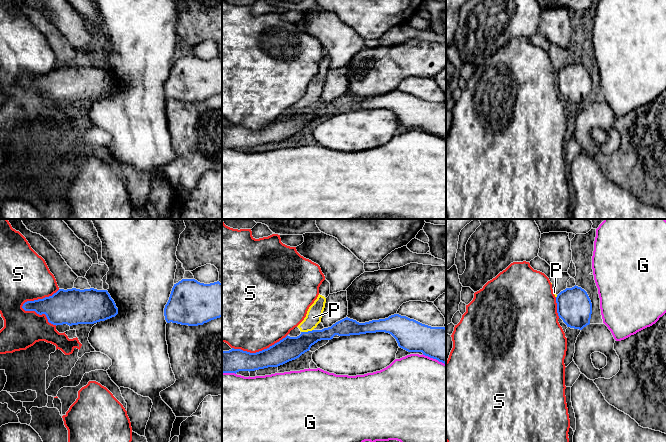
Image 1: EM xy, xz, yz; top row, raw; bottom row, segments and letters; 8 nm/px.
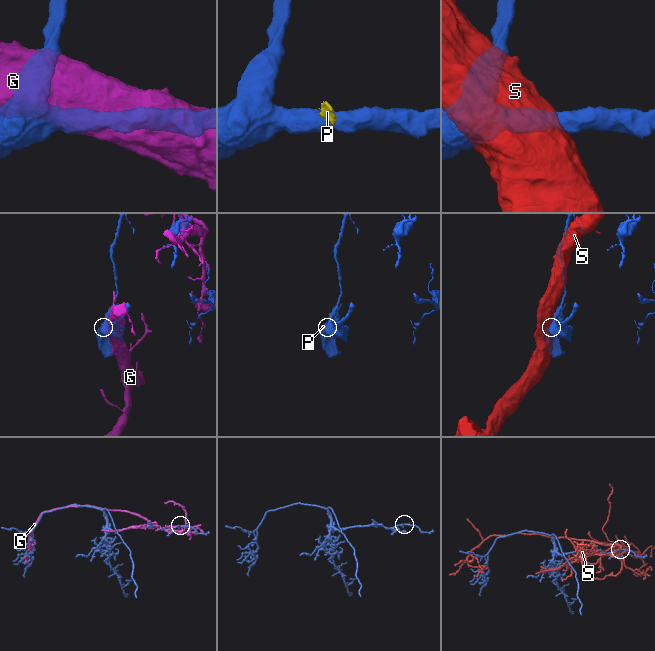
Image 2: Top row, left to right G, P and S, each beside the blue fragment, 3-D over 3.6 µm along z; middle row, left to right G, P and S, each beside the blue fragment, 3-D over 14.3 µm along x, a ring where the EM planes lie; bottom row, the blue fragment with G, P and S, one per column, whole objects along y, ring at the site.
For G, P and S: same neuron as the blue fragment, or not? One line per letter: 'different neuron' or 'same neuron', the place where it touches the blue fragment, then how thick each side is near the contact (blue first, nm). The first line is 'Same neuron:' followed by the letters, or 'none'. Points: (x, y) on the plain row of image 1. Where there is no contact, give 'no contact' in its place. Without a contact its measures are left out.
Same neuron: none
G: different neuron; meets blue in xz at (434, 134); 280 nm thick on the blue side, 480 nm on the other
P: different neuron; meets blue in xz at (307, 108); 190 nm thick on the blue side, 130 nm on the other
S: different neuron; meets blue in xy at (39, 75); 280 nm thick on the blue side, 400 nm on the other

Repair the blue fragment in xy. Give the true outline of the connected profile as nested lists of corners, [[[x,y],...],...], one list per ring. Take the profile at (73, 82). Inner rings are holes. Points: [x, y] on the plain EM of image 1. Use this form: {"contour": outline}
{"contour": [[[59,65],[52,72],[27,77],[22,84],[45,90],[53,101],[94,100],[118,90],[118,84],[107,66]]]}

